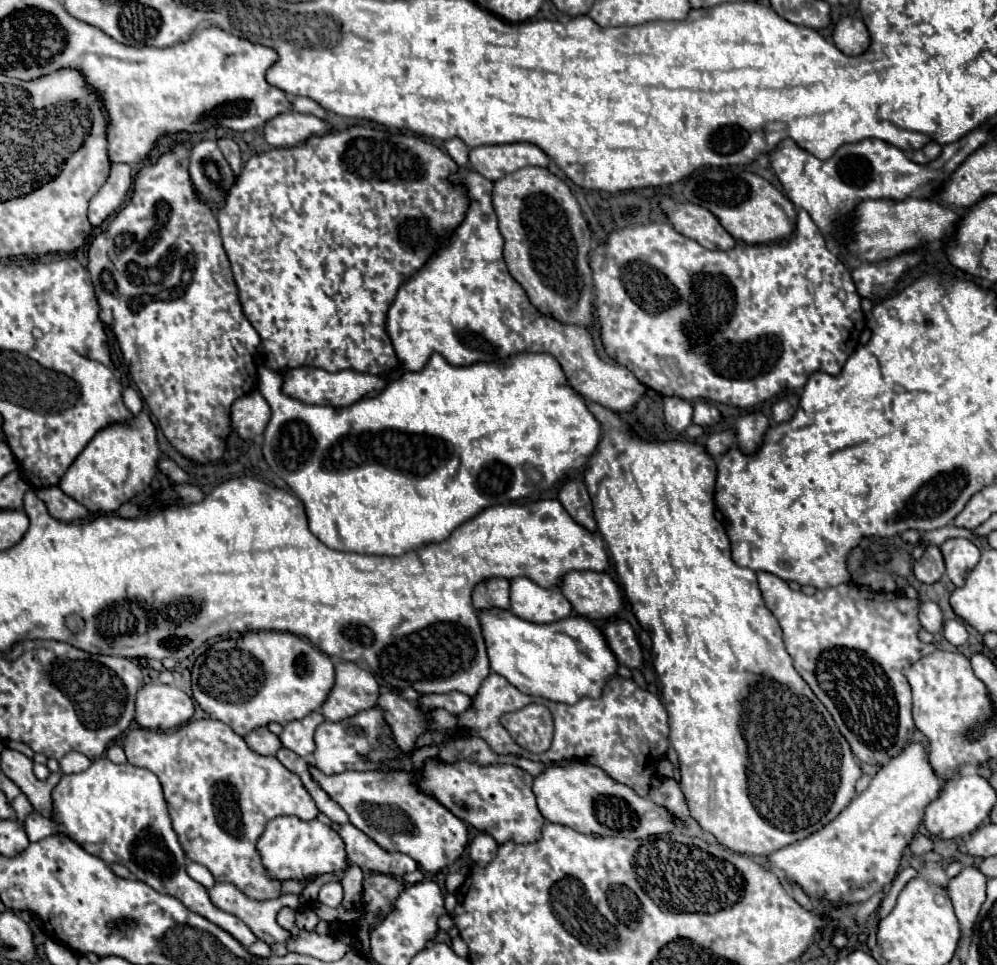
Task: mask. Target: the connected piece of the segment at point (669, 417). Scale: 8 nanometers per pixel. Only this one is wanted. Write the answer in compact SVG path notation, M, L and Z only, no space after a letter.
M663 398L665 420L673 430L680 434L691 424L691 404L681 398Z

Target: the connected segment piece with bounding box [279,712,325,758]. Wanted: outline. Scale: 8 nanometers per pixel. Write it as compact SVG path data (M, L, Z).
M317 712L313 714L307 714L303 720L295 720L295 722L289 722L285 726L285 732L279 736L281 744L285 744L285 748L293 750L295 754L303 756L303 758L309 758L315 750L315 742L313 742L313 734L315 734L315 728L323 722L325 718Z

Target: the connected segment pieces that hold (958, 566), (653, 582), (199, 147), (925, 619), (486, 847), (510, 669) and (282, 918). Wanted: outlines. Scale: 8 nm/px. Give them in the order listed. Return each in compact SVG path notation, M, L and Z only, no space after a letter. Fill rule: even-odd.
M949 538L947 542L943 542L941 552L945 558L947 576L957 588L961 588L965 584L965 574L969 574L977 566L981 550L967 538Z
M589 402L587 404L591 414L601 422L603 426L603 438L597 446L597 450L589 456L585 466L585 486L589 490L591 502L593 502L593 514L597 522L597 530L603 536L611 558L615 562L617 574L623 582L625 596L633 608L633 614L637 616L639 624L649 632L653 640L651 648L651 660L655 666L655 672L661 682L661 700L669 714L669 740L679 756L679 770L681 770L681 792L685 796L685 802L689 806L691 818L709 834L715 836L715 840L737 852L737 854L749 854L749 856L769 856L775 850L789 846L793 842L799 842L813 832L827 826L855 796L855 782L861 778L861 768L851 752L849 742L845 736L837 730L837 724L833 722L829 710L817 700L809 684L797 674L793 666L793 658L785 650L783 644L783 632L773 616L773 612L765 606L761 598L761 590L757 586L757 576L751 568L737 566L731 560L731 548L729 538L723 528L723 524L715 518L715 504L713 504L713 486L715 486L715 460L705 450L705 446L695 442L681 442L681 440L669 440L669 442L651 442L639 438L631 426L615 412L601 404Z
M201 140L193 146L189 158L189 174L201 198L213 208L219 208L223 204L227 190L235 182L225 156L213 140Z
M927 600L921 604L921 612L919 612L919 620L921 620L921 626L929 632L939 632L943 628L943 612L939 608L939 604Z
M479 834L471 844L469 844L469 858L479 864L479 866L487 866L495 854L497 854L497 842L489 836L489 834Z
M489 610L479 612L479 620L483 626L491 670L505 676L523 694L563 704L577 704L581 698L599 698L603 694L605 682L617 676L619 664L617 658L613 658L613 650L609 650L609 644L605 642L605 638L601 638L601 630L587 618L569 616L553 624L533 624L517 618L513 612L507 610Z
M281 908L277 914L277 922L286 930L292 930L295 927L295 910Z

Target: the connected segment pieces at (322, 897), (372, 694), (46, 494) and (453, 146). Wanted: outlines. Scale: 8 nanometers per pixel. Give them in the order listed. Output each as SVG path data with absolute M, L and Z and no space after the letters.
M327 882L319 890L319 902L331 908L339 908L343 902L343 888L339 882Z
M353 662L335 664L335 684L321 706L327 720L339 722L377 704L379 684L365 668Z
M59 486L41 488L35 490L35 494L45 502L49 514L53 514L53 518L57 518L59 522L73 522L87 516L87 510L79 502L69 498Z
M451 138L451 140L447 140L447 142L445 142L445 150L447 150L447 154L449 154L461 168L469 166L469 158L467 158L469 148L467 148L467 144L465 144L461 138Z

